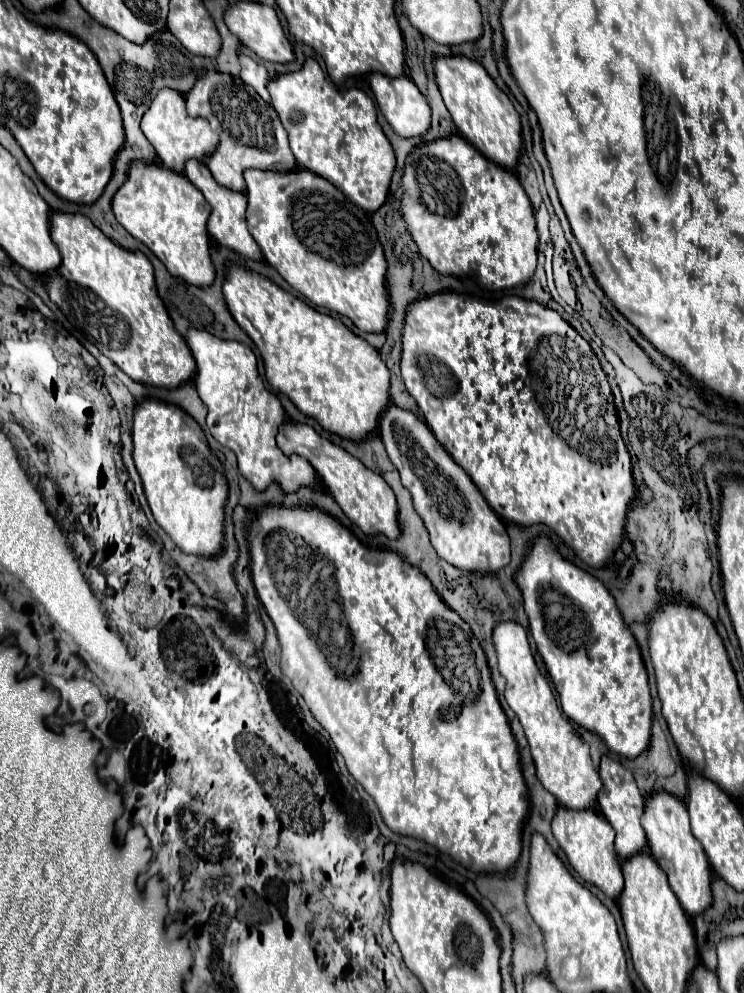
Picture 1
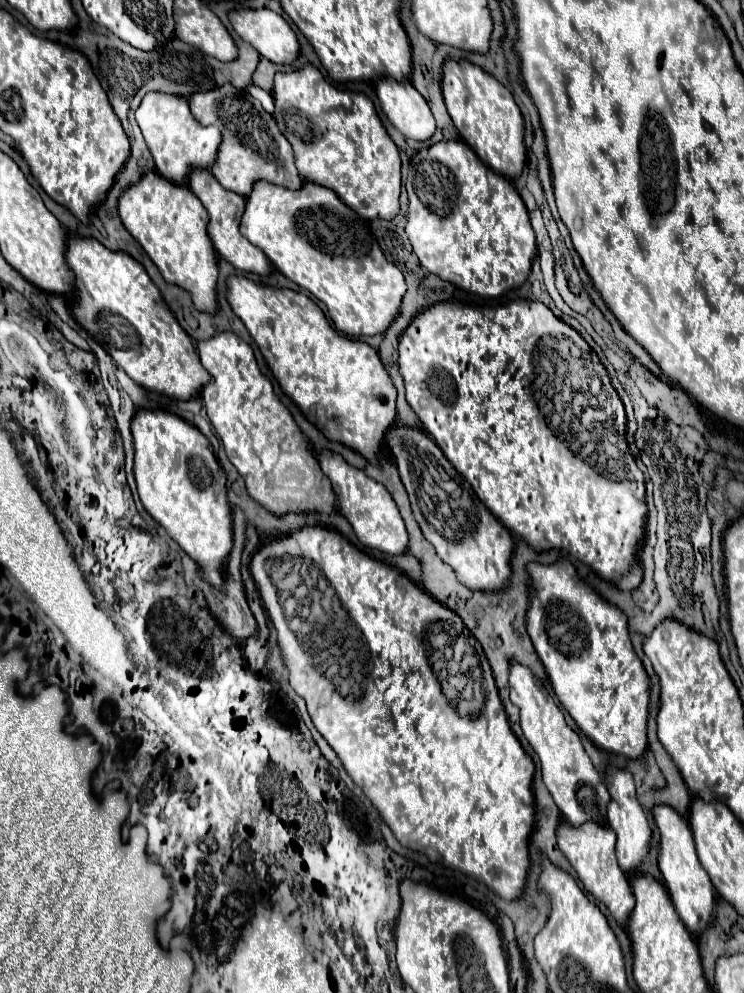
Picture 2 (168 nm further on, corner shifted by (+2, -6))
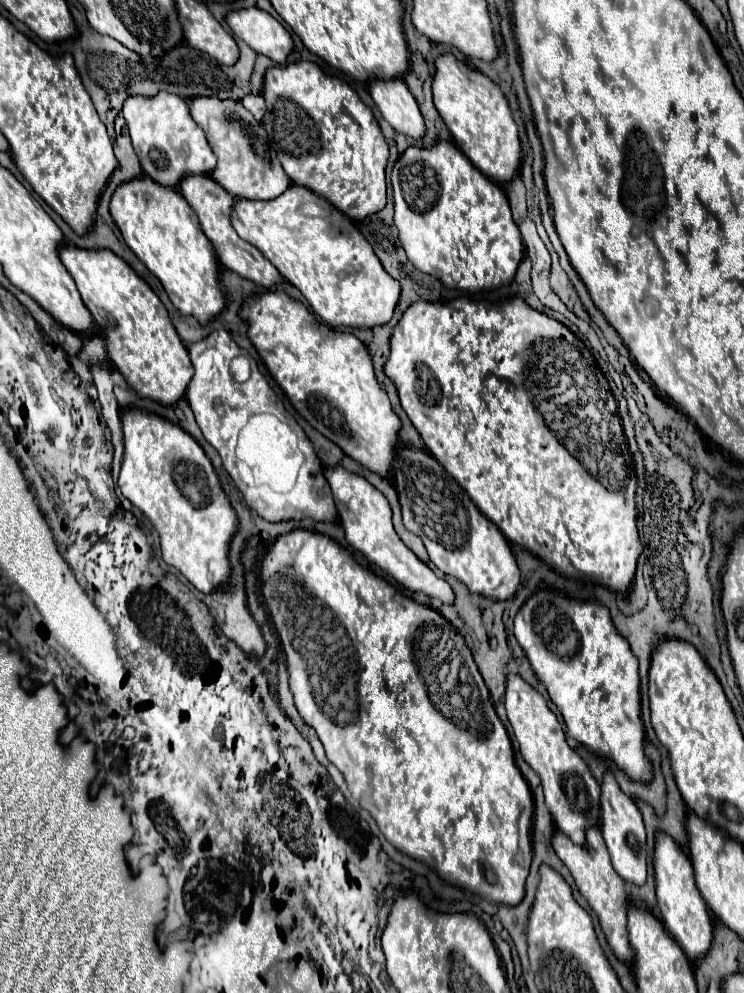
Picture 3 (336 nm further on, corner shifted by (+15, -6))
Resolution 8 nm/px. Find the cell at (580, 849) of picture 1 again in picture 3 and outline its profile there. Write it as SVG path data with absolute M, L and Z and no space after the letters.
M597 826L587 828L585 830L585 846L575 844L569 836L555 830L555 834L551 838L551 844L553 844L553 850L559 856L559 860L569 868L579 892L583 894L583 898L587 900L591 910L597 914L609 946L613 948L613 952L617 954L617 958L621 962L629 964L633 960L633 950L631 950L631 944L629 944L629 938L627 938L627 916L625 916L629 898L627 898L627 892L625 892L625 882L621 880L621 876L617 876L617 872L611 866L605 842L601 840L601 830Z

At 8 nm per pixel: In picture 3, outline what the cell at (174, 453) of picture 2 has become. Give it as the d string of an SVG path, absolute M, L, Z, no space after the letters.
M127 408L121 414L125 456L119 490L155 526L161 538L163 560L177 568L199 592L211 594L229 580L229 540L237 530L237 516L221 490L219 478L203 448L177 424Z

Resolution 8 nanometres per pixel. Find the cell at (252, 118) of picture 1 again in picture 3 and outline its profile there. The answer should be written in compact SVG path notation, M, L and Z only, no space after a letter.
M199 96L189 100L189 110L193 120L203 128L209 146L217 158L217 166L211 172L211 178L221 184L231 196L251 200L273 200L291 186L291 180L283 172L265 128L239 100Z

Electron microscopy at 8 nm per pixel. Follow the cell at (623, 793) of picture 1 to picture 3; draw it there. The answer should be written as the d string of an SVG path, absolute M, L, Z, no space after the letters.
M605 772L603 784L601 784L601 832L605 838L605 844L609 848L609 856L613 862L615 872L633 884L645 884L647 876L647 850L645 850L645 826L641 820L641 814L635 806L635 802L625 796L613 776L613 772Z

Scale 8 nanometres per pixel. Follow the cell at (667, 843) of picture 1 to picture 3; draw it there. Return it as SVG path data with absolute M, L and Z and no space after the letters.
M657 832L653 862L655 862L657 906L661 912L661 920L667 926L669 934L685 950L685 954L697 962L709 950L709 944L713 940L713 924L711 924L711 914L707 910L707 904L703 902L703 898L695 886L691 860L669 834Z

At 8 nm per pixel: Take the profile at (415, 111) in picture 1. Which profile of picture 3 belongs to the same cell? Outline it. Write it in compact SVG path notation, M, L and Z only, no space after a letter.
M401 78L371 80L369 94L395 132L401 132L411 138L421 138L425 134L425 124L419 106Z

